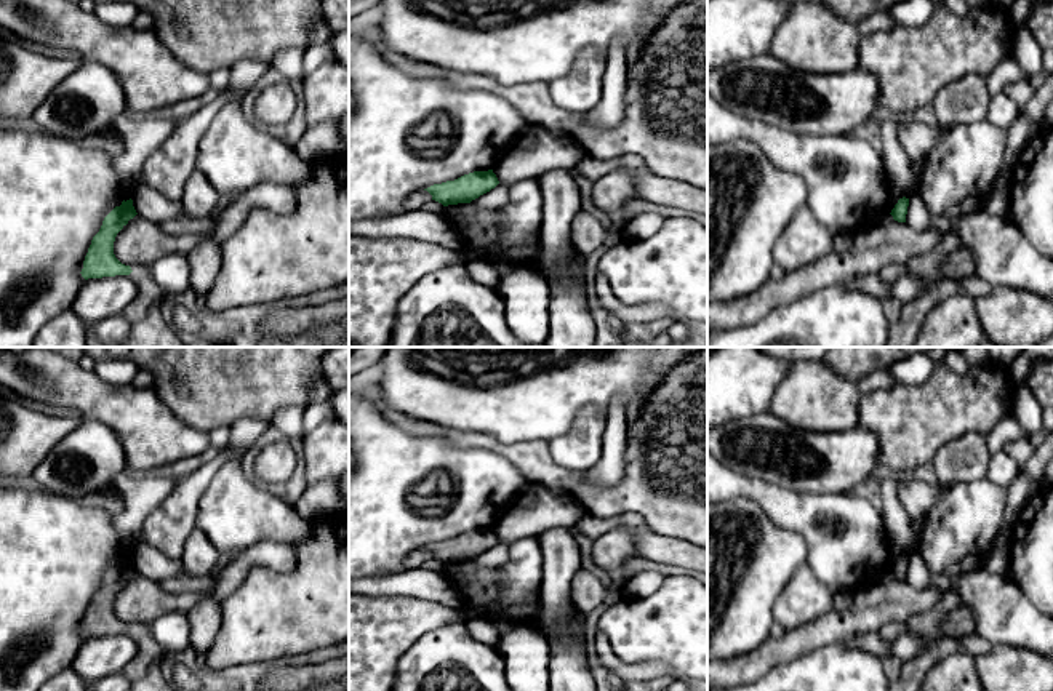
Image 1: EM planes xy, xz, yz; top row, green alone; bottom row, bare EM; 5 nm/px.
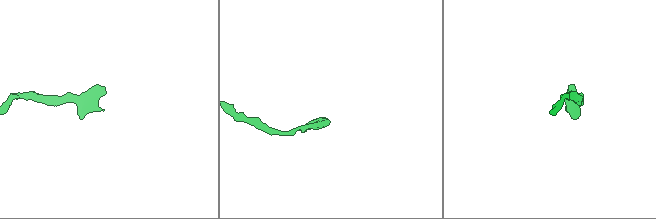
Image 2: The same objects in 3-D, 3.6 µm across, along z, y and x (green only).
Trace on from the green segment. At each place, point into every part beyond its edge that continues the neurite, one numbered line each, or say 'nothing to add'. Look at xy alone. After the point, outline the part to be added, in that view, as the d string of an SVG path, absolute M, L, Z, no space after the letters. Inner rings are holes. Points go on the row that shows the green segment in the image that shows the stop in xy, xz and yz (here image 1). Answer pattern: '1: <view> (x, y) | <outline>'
1: xy (149, 293) | M130 266L131 274L130 277L138 285L138 296L136 299L125 309L123 317L128 318L131 323L142 320L150 306L155 302L165 302L168 294L165 294L155 280L152 278L150 269L147 266Z

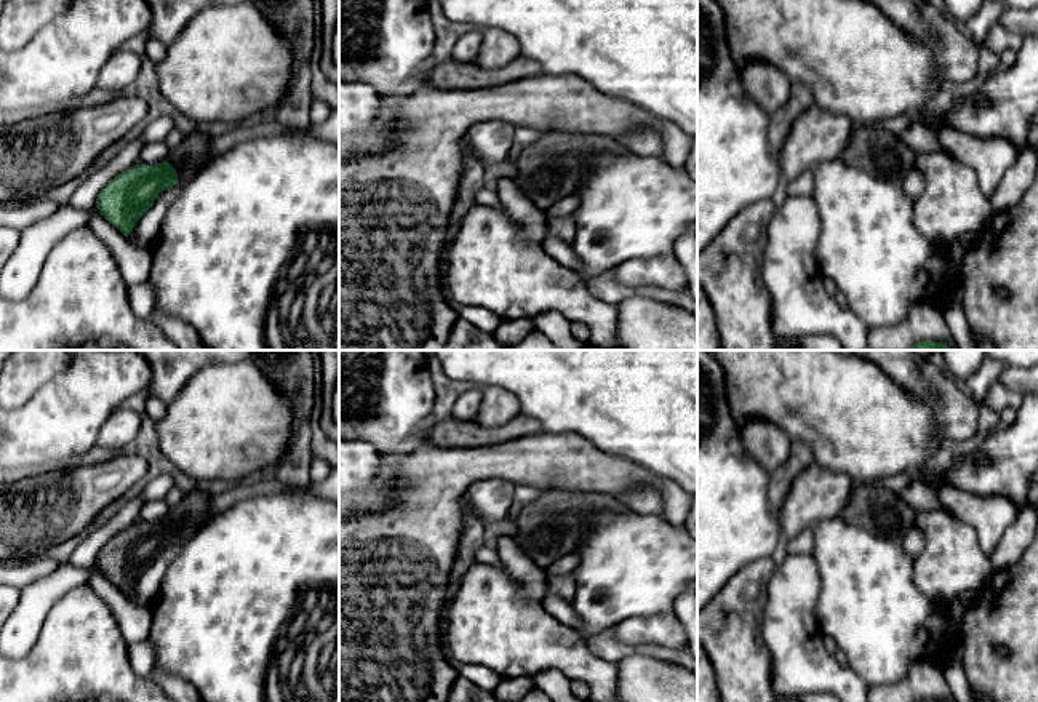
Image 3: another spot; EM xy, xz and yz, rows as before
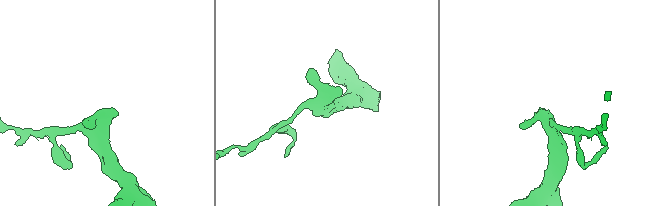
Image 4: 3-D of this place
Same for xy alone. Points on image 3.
1: xy (192, 154) | M200 130L184 136L184 141L170 149L166 162L176 170L178 182L189 182L197 173L210 163L211 139Z

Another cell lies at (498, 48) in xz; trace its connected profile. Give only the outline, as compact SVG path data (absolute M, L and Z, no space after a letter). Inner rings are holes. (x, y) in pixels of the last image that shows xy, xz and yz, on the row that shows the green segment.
M494 27L481 29L481 46L475 64L499 69L520 56L520 43L509 32Z

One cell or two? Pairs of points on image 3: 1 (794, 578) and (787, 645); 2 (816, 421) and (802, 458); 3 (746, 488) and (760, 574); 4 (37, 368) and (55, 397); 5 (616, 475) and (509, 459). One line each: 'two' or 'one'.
1: one
2: two
3: two
4: two
5: one

